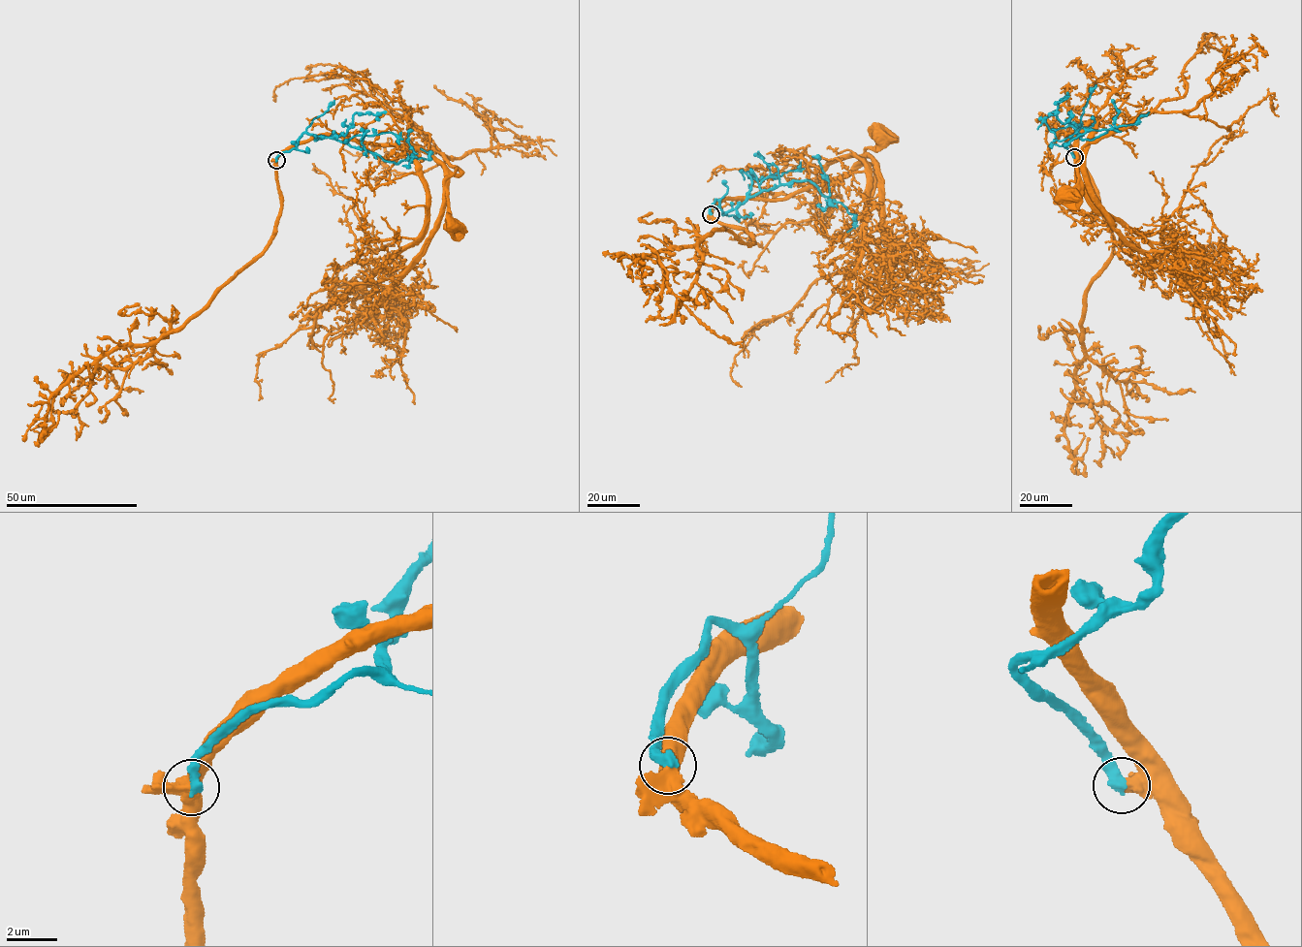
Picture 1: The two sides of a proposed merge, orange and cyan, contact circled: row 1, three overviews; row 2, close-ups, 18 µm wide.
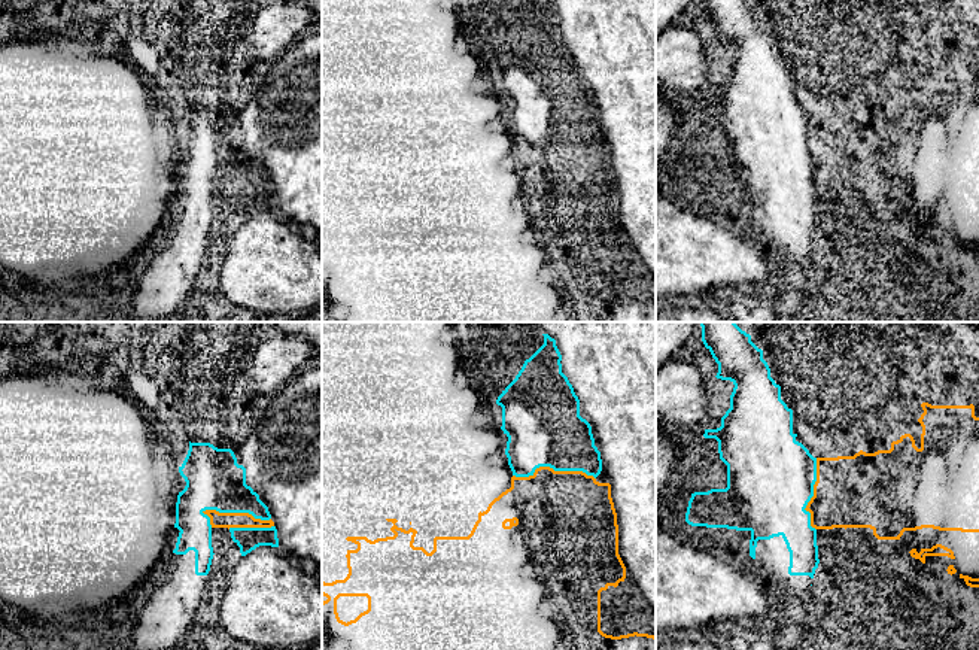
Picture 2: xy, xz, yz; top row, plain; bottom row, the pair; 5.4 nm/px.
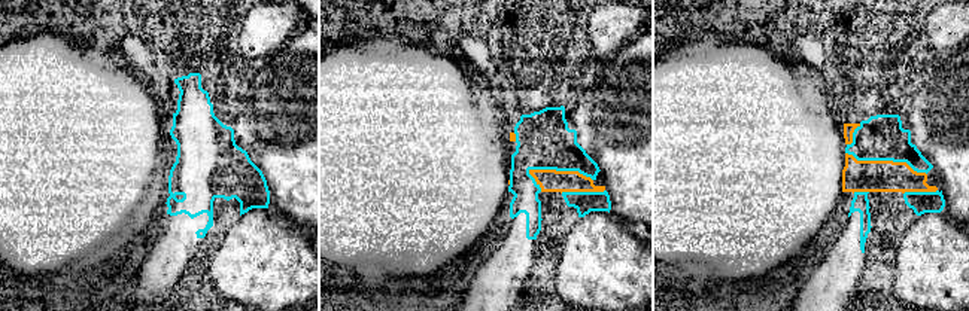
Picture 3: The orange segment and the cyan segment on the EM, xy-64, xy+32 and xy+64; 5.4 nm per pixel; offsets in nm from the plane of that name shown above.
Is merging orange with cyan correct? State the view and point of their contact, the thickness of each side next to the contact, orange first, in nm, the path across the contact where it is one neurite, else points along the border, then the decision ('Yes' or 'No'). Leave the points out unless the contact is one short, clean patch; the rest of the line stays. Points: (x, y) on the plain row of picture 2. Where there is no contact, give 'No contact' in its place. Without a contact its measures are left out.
Touches orange at xz (553, 136). Thickness 480 nm (orange) against 420 nm. No

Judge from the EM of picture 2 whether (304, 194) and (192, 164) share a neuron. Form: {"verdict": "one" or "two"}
{"verdict": "two"}

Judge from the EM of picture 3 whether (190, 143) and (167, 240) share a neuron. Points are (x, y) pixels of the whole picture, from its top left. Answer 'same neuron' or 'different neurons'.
same neuron

